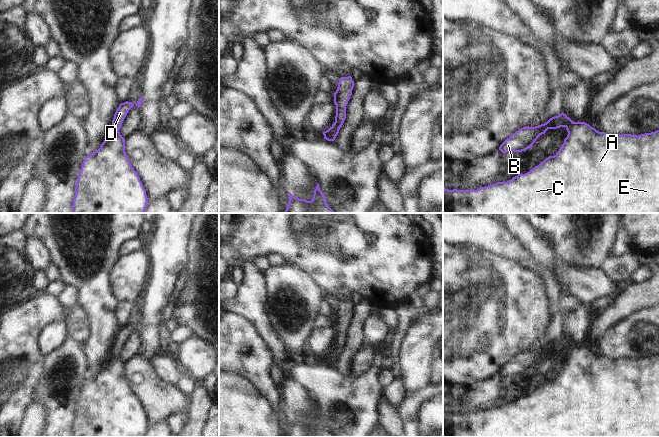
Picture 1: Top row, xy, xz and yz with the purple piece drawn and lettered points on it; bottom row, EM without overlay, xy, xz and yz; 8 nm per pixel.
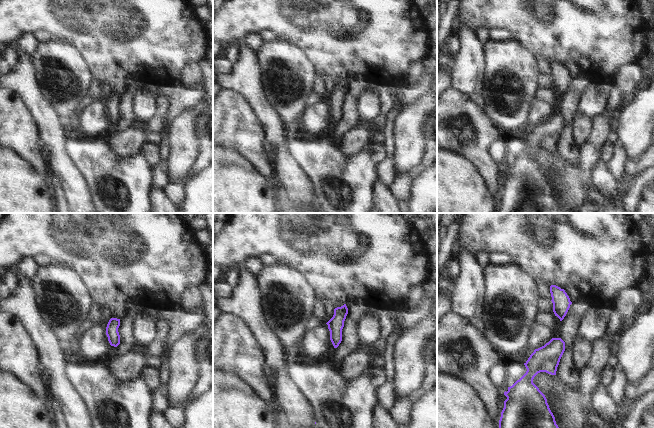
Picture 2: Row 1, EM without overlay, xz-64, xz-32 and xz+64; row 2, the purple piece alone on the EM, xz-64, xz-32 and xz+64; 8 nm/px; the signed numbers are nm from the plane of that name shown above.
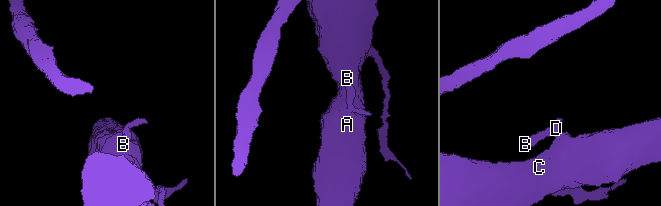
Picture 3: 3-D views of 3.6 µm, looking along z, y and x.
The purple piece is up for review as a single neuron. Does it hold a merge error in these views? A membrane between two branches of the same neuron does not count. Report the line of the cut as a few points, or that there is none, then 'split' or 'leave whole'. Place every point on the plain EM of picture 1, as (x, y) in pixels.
no cut; leave whole

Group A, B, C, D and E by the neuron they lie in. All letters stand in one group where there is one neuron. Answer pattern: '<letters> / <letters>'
A B C D E

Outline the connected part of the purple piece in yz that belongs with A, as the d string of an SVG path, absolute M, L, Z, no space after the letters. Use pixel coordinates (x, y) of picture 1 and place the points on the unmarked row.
M566 338L535 351L523 351L499 371L502 377L529 373L548 353L565 351L568 359L554 380L507 406L477 414L448 414L443 410L443 437L659 437L659 354L641 359L611 360L585 346L573 346Z

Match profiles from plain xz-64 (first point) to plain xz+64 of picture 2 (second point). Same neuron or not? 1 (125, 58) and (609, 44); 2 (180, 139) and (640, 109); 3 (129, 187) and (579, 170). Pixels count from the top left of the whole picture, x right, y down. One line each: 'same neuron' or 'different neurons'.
1: same neuron
2: same neuron
3: same neuron

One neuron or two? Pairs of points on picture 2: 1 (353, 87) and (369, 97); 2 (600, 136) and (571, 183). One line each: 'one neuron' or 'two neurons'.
1: two neurons
2: one neuron

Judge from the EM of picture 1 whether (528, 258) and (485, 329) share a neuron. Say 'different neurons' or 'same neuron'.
different neurons

